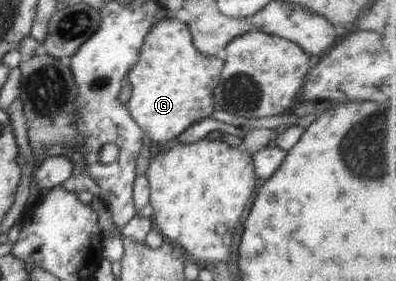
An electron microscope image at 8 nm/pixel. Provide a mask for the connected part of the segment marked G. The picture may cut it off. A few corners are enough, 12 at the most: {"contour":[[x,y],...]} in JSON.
{"contour":[[184,16],[152,25],[126,111],[174,141],[212,117],[225,60],[198,51]]}

